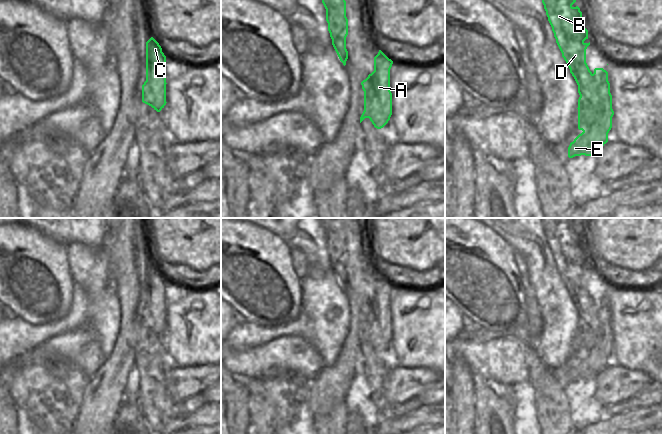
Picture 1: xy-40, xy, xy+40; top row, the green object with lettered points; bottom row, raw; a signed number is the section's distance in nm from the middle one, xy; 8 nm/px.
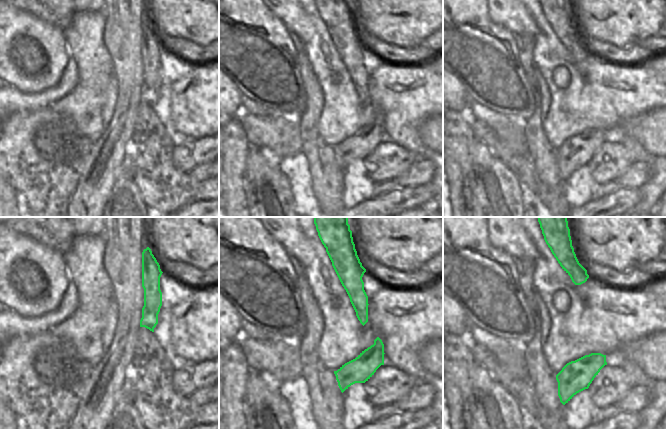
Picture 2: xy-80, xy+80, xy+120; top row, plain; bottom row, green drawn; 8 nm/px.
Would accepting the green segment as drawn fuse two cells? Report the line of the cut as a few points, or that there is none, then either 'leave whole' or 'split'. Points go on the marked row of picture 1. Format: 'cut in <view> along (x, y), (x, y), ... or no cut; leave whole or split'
no cut; leave whole

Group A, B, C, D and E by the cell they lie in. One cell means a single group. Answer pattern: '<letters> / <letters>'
A B C D E

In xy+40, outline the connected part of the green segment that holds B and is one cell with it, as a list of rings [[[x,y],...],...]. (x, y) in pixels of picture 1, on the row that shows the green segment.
[[[542,0],[548,21],[552,27],[556,43],[562,53],[562,57],[566,61],[570,73],[574,77],[578,85],[578,93],[580,95],[578,99],[578,129],[583,132],[579,134],[568,147],[568,157],[573,158],[575,156],[596,156],[596,153],[608,142],[608,133],[612,128],[612,117],[614,111],[612,109],[612,95],[610,93],[610,83],[608,81],[608,72],[603,68],[595,68],[592,73],[586,63],[586,49],[590,45],[584,41],[588,39],[588,30],[581,28],[578,21],[582,19],[582,12],[578,6],[572,5],[576,0]]]

